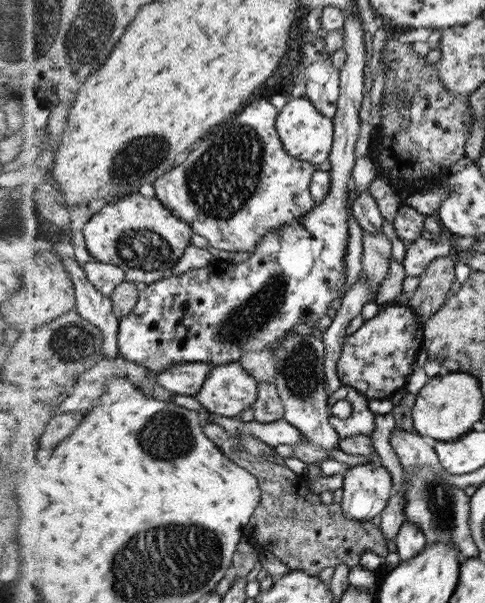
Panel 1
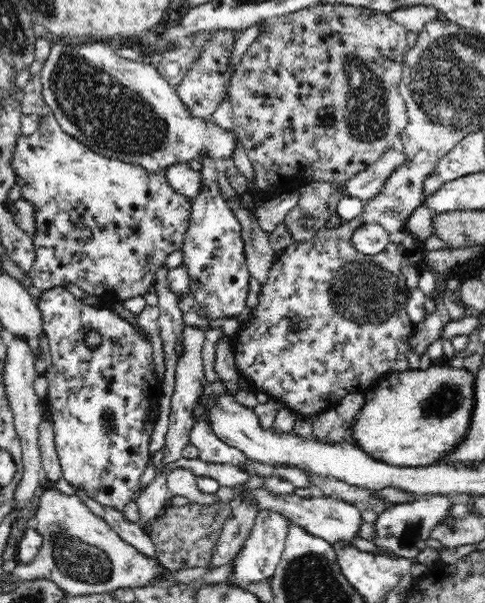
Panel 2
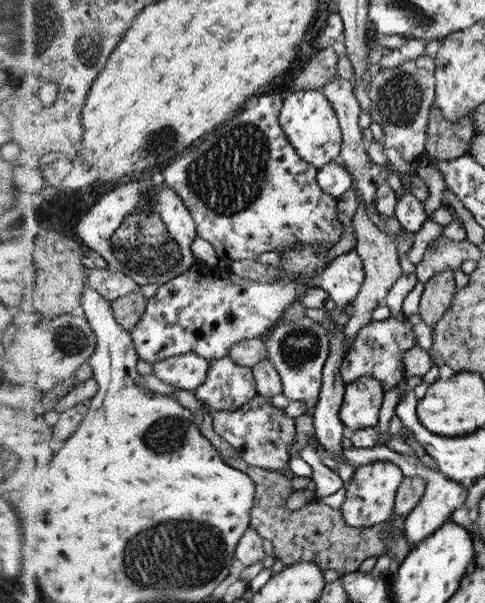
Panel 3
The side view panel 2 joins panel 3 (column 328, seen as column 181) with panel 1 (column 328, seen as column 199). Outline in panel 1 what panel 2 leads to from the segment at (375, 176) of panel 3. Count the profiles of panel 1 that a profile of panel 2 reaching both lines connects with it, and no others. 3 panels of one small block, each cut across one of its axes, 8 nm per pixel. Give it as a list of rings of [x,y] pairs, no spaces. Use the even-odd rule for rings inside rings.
[[[305,29],[294,89],[299,88],[300,81],[306,81],[306,93],[301,97],[311,100],[316,109],[328,118],[335,118],[339,110],[340,70],[332,66],[332,60],[325,52],[324,36],[320,38]]]

